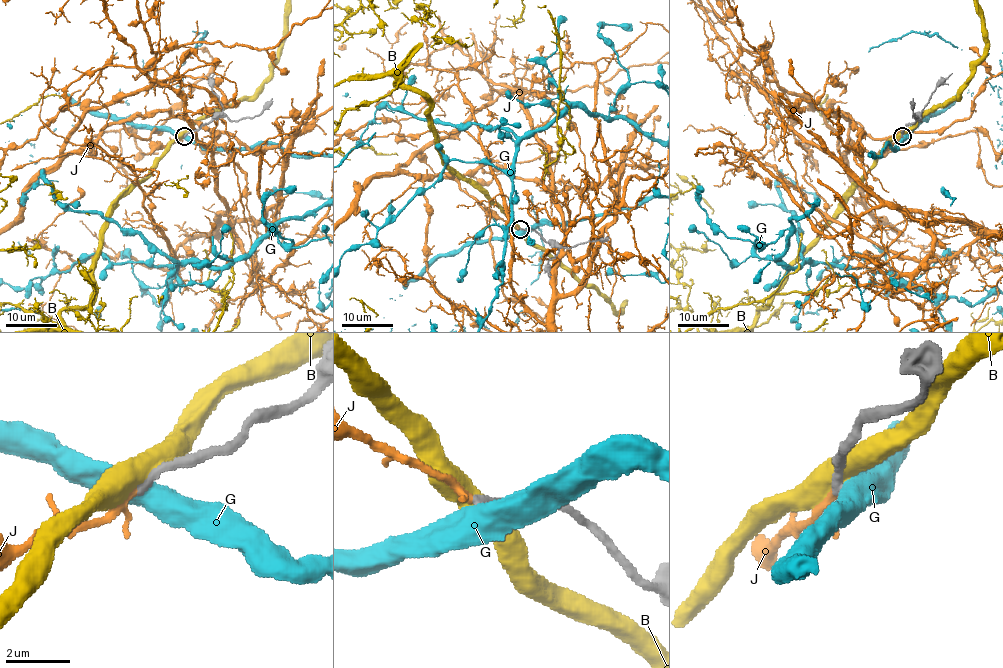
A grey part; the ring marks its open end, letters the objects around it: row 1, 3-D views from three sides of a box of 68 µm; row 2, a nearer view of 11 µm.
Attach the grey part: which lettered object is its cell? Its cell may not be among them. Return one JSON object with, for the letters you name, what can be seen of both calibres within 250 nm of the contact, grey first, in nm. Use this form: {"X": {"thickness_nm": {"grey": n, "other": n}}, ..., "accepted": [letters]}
{"J": {"thickness_nm": {"grey": 300, "other": 200}}, "accepted": ["J"]}

